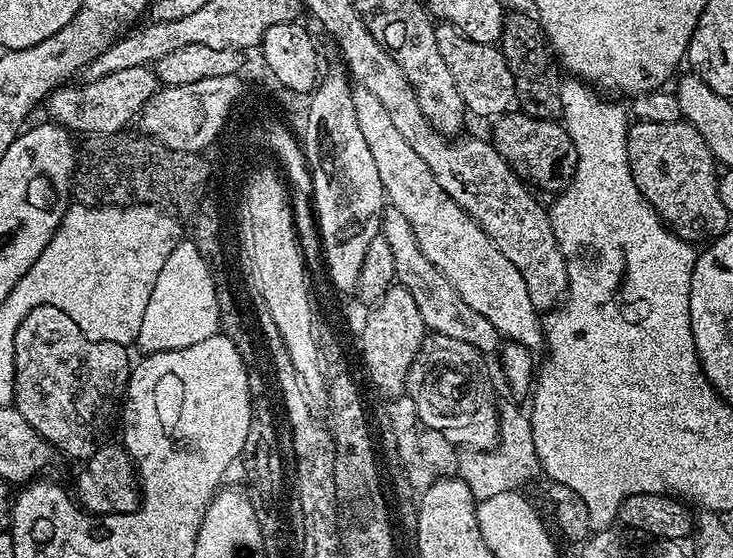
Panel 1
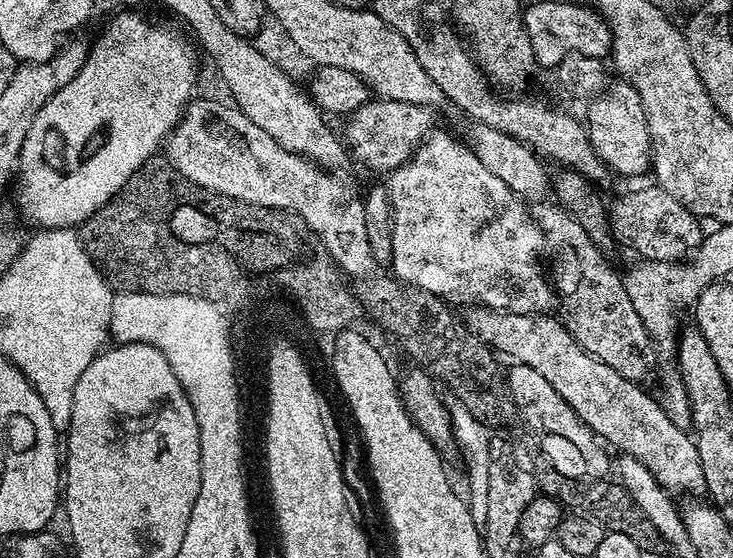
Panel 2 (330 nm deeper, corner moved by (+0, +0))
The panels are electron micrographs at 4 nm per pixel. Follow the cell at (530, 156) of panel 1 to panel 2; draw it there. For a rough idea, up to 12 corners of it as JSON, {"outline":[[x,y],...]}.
{"outline":[[658,186],[608,208],[617,245],[637,257],[687,254],[706,235],[701,217]]}

